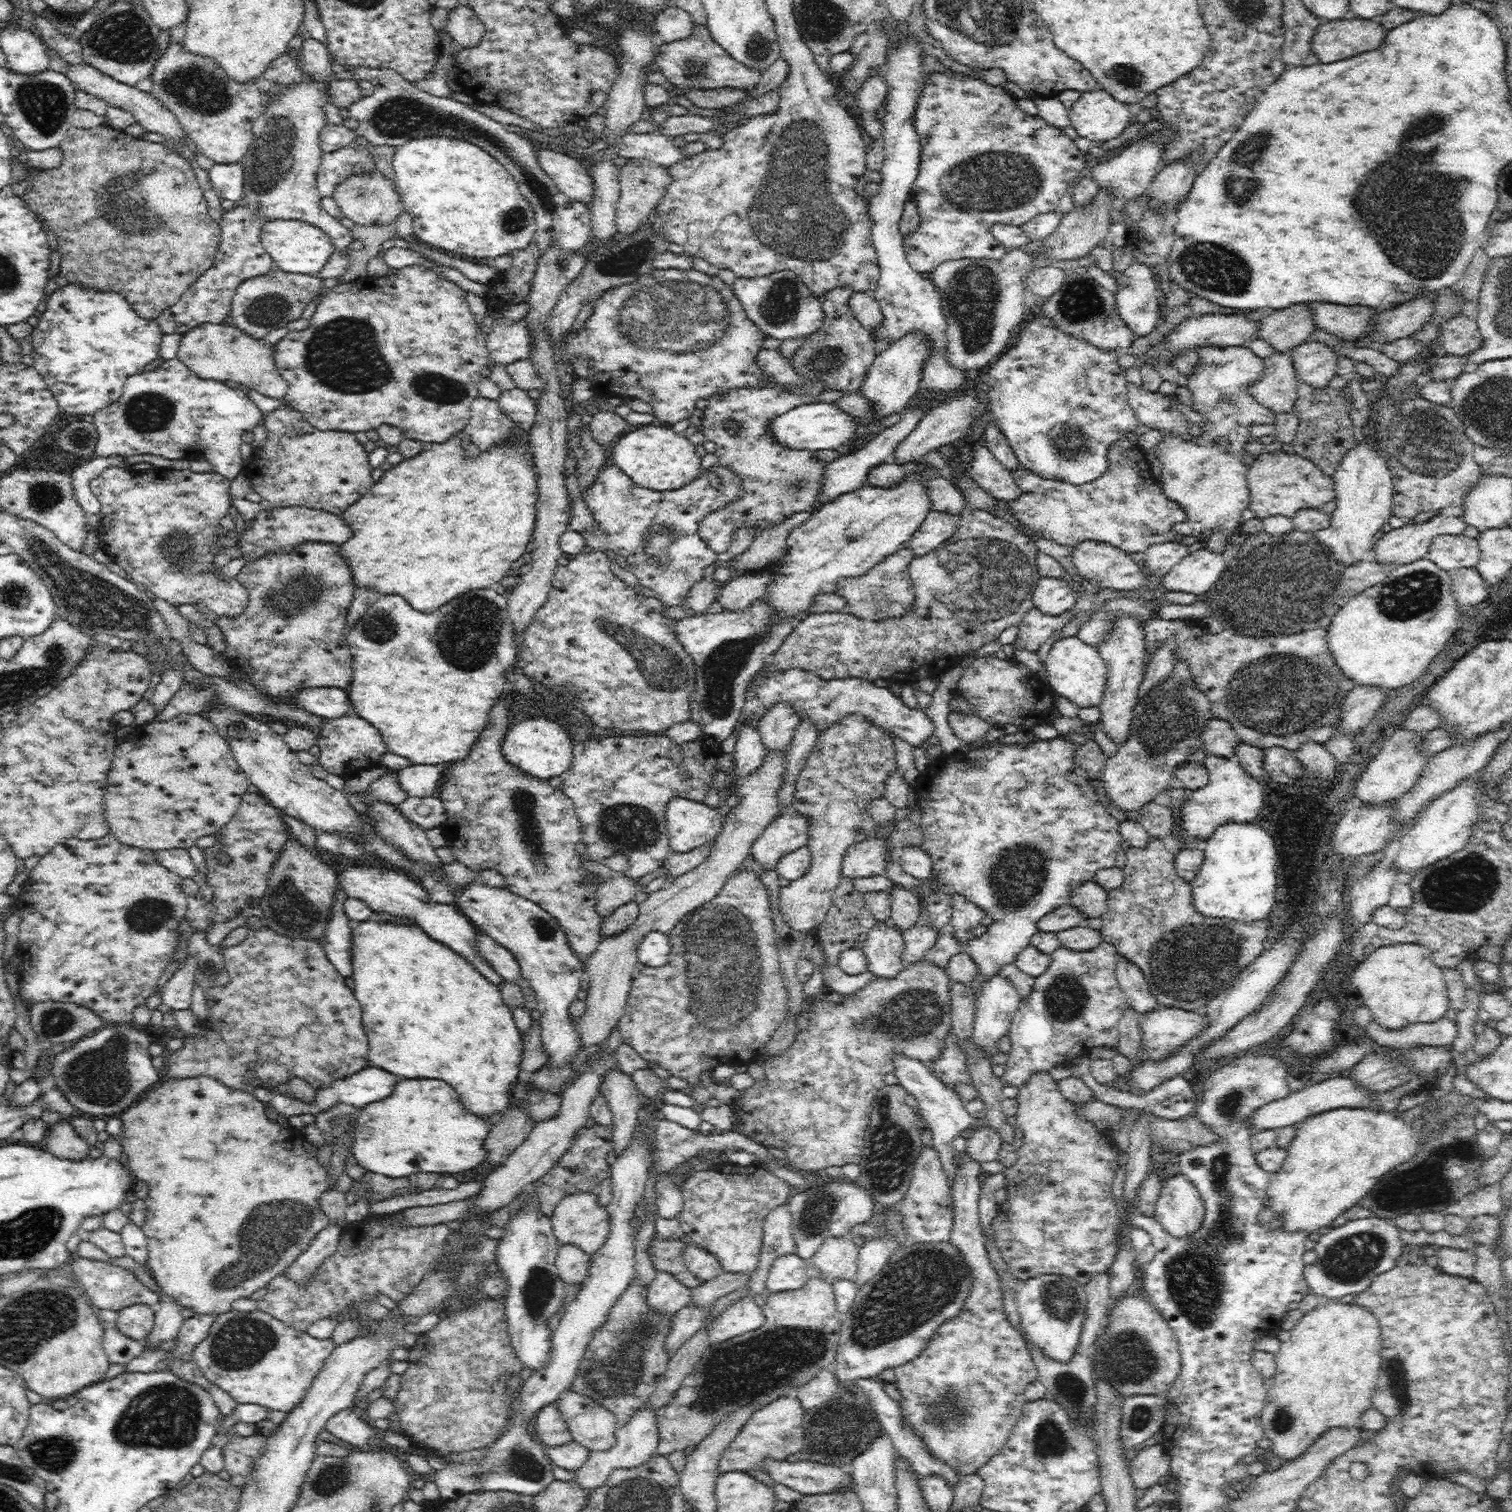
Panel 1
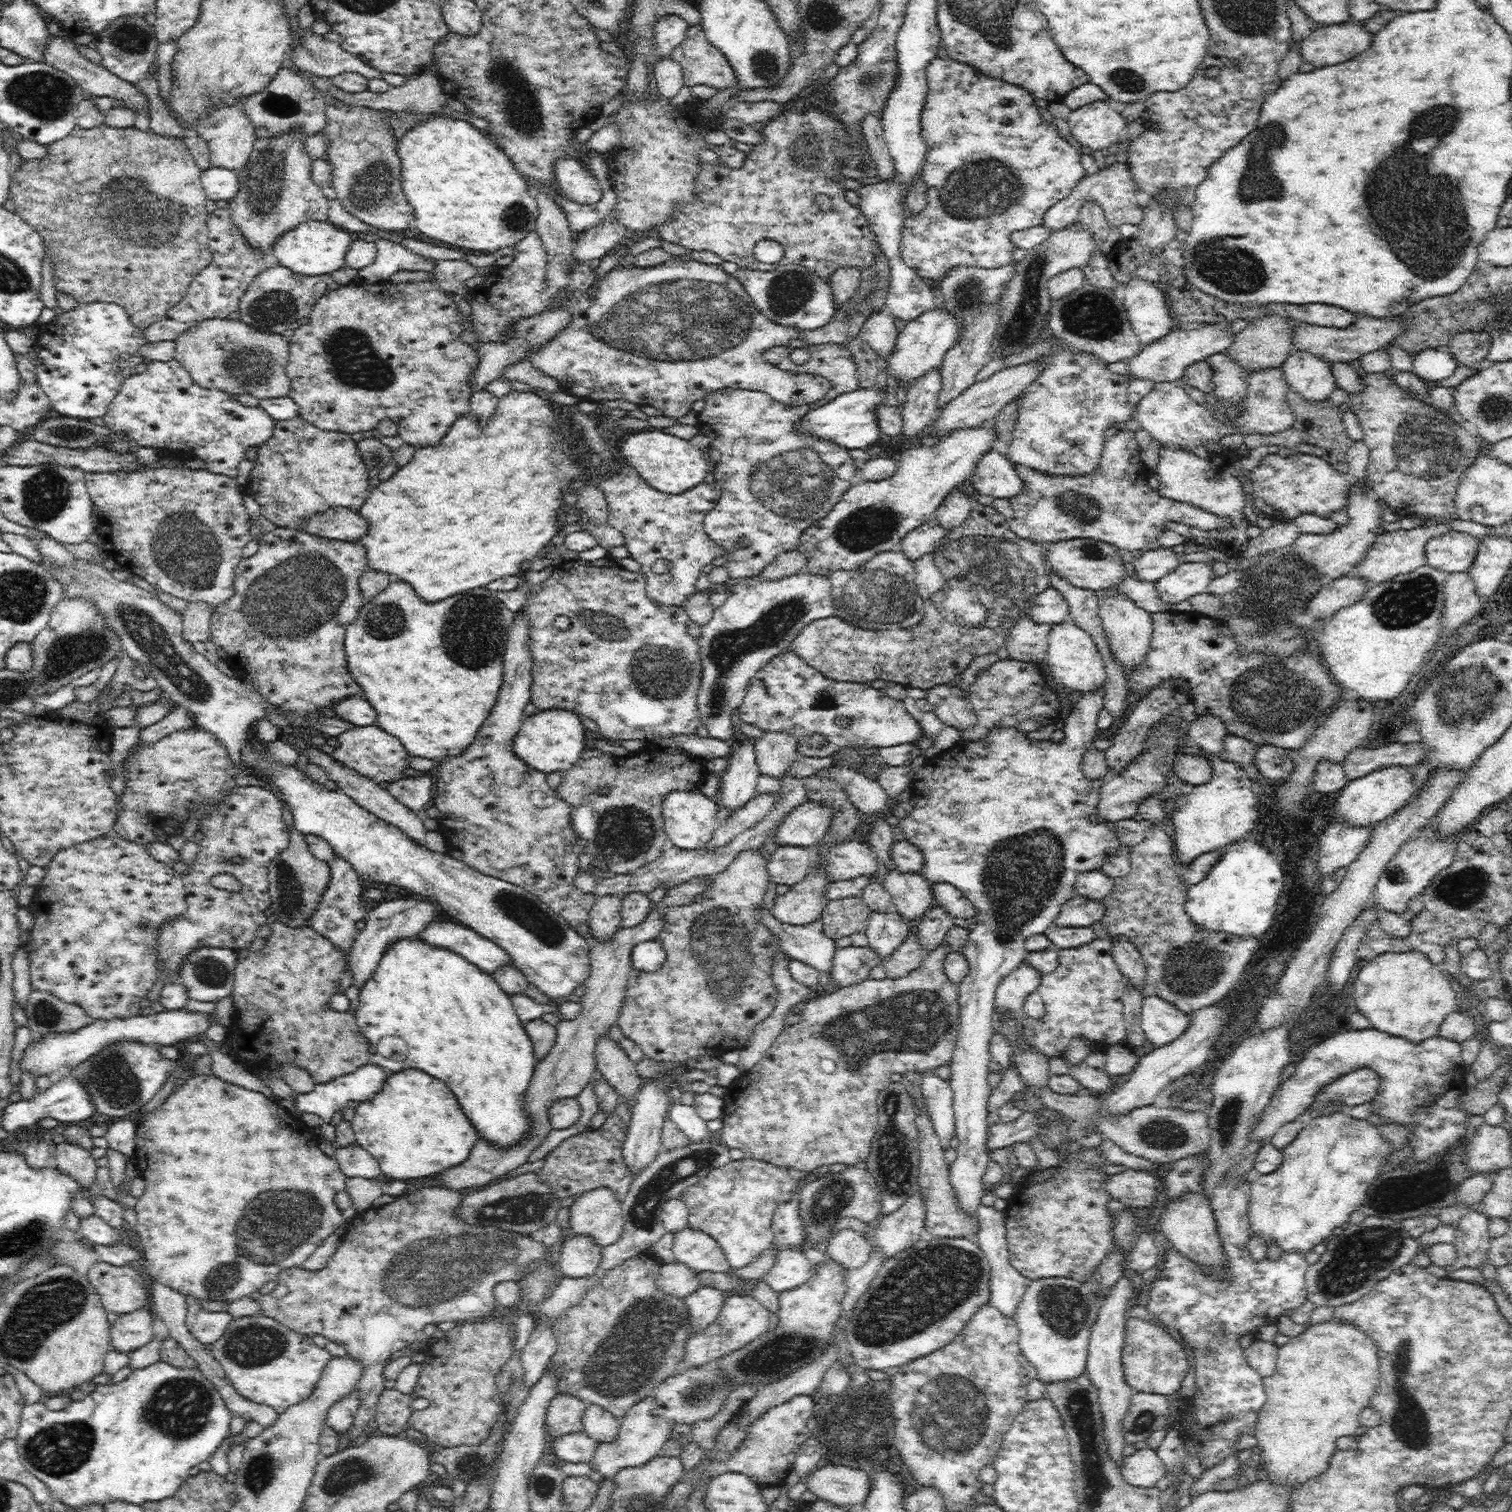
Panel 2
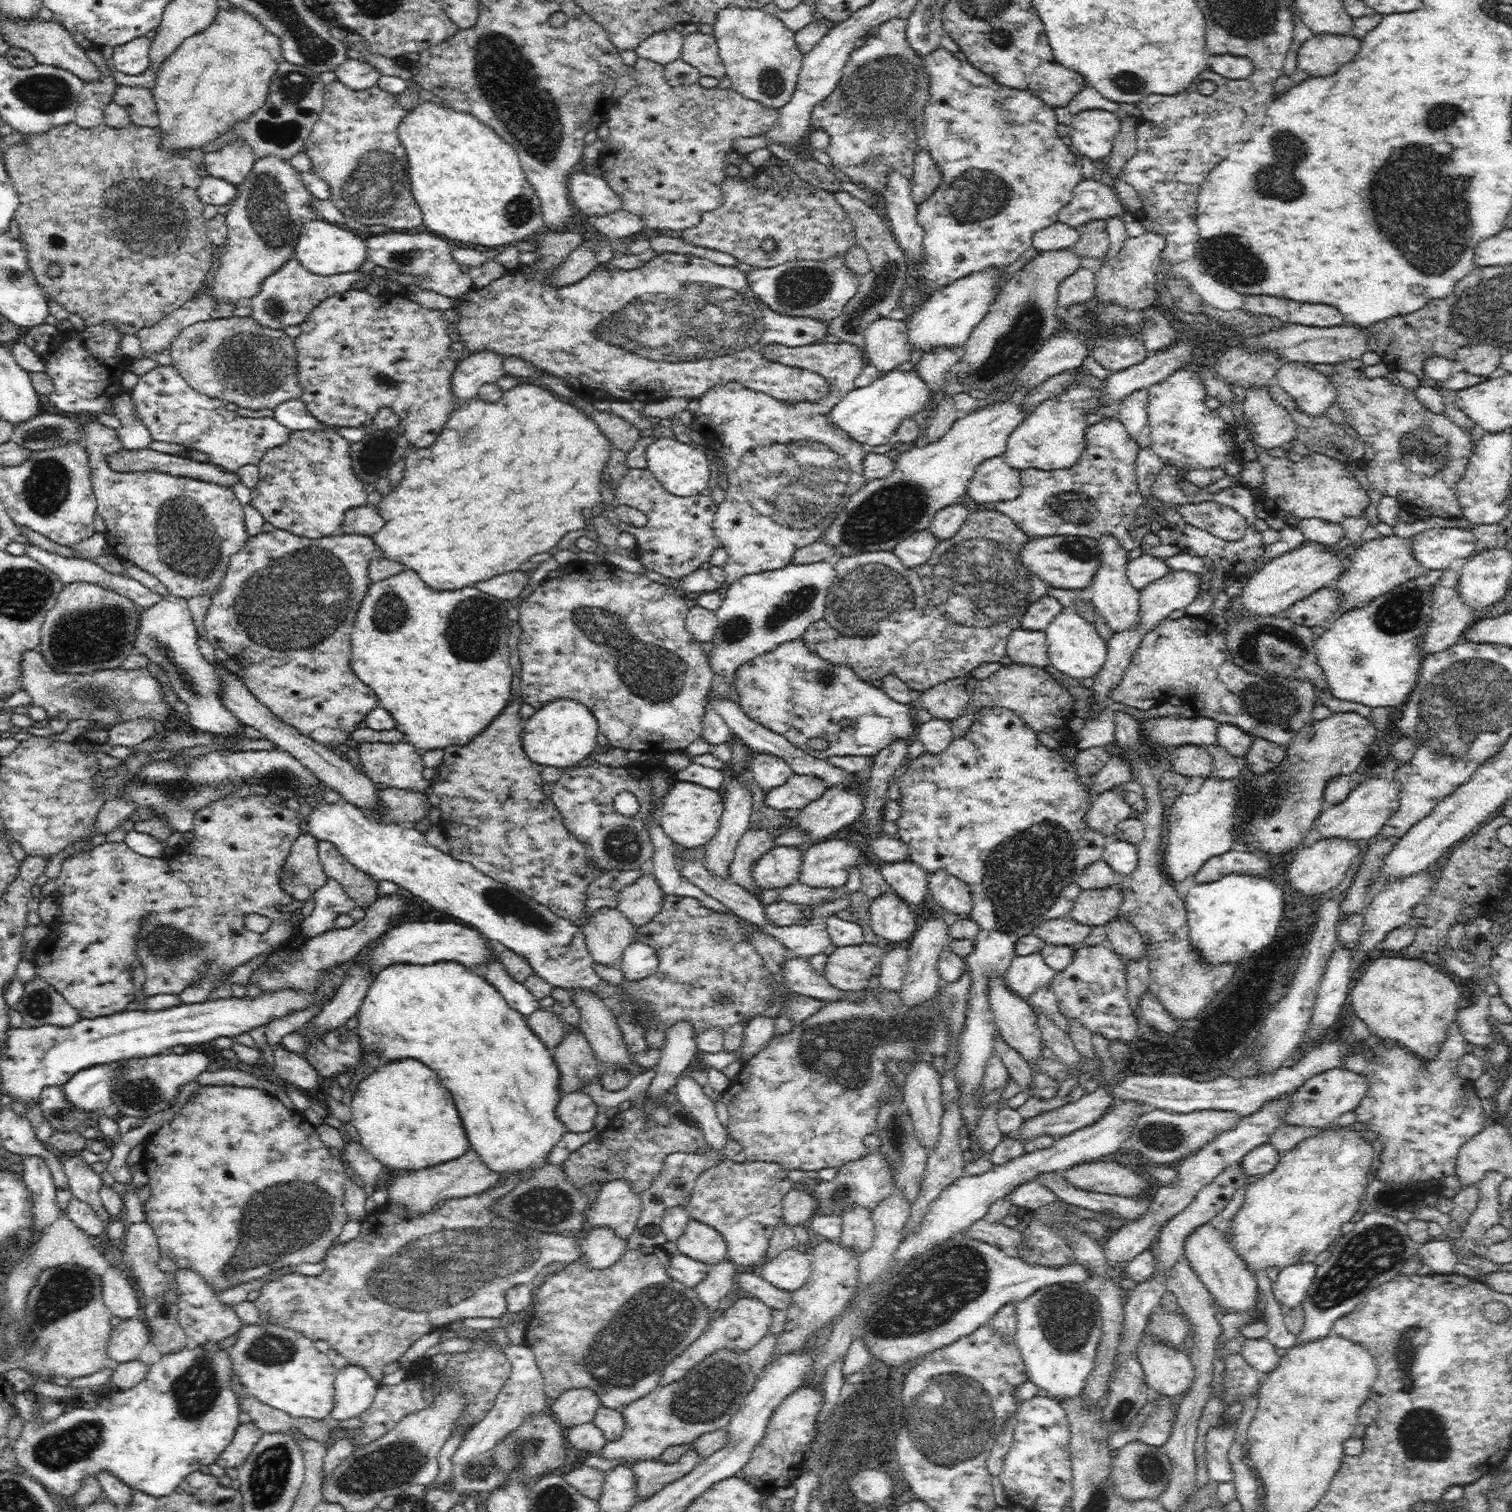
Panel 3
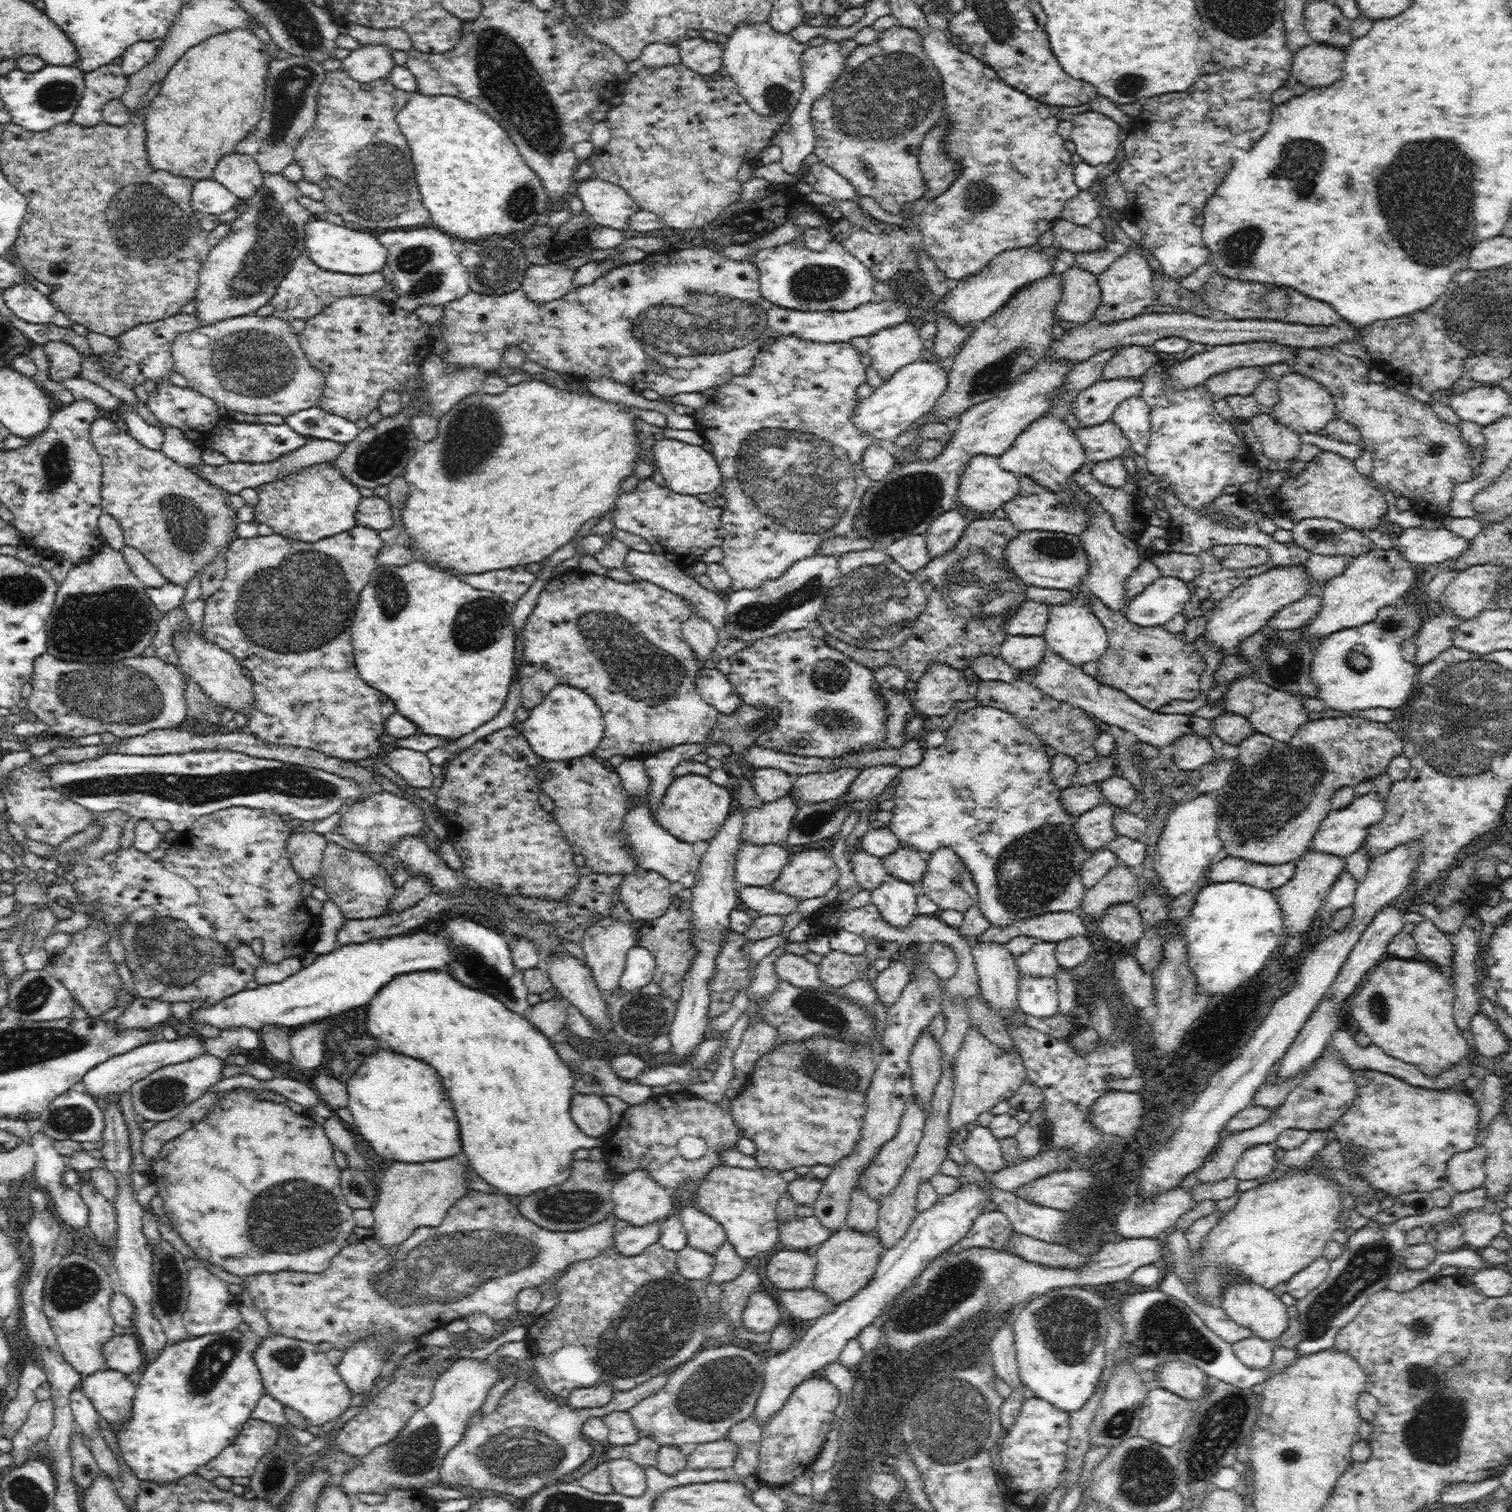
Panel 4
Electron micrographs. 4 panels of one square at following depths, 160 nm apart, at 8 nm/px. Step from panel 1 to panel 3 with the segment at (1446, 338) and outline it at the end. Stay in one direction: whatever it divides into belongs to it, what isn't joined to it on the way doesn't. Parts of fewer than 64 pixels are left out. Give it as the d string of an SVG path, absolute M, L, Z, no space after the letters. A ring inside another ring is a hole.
M1479 341L1477 344L1458 348L1455 364L1465 372L1488 378L1499 367L1501 354L1501 349L1497 349L1486 341Z

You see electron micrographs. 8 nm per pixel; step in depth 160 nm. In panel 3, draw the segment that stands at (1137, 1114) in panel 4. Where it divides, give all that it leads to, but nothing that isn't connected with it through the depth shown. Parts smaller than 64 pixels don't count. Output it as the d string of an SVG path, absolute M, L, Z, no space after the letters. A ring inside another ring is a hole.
M1100 1085L1094 1092L1086 1092L1075 1102L1023 1120L1023 1126L1012 1136L1020 1139L1022 1144L1042 1135L1060 1138L1095 1124L1112 1106L1112 1092Z

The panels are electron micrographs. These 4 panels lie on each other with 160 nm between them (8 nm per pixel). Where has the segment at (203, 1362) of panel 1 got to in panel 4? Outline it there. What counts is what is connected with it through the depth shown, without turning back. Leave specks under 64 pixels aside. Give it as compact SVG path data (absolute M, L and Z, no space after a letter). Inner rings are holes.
M273 1334L272 1337L261 1338L259 1348L254 1352L253 1360L262 1375L265 1394L277 1399L282 1405L294 1409L306 1418L310 1425L322 1426L326 1422L339 1418L352 1403L353 1393L343 1382L337 1366L328 1361L327 1355L316 1344Z

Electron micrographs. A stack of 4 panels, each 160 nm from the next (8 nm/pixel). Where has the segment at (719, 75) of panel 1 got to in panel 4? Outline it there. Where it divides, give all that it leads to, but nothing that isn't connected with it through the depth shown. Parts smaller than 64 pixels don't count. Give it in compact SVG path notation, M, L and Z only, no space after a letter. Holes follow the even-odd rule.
M686 37L681 39L677 47L681 63L700 74L709 74L720 70L723 66L723 48L720 43L704 37Z

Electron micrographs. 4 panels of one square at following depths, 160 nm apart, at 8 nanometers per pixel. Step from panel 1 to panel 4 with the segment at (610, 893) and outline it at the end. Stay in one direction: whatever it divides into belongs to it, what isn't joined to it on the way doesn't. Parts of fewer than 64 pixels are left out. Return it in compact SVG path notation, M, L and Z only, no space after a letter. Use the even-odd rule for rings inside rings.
M608 916L591 925L582 937L580 945L585 954L585 961L593 972L593 978L596 980L598 989L600 989L602 995L607 1000L614 997L616 989L619 988L619 981L625 968L627 952L638 944L636 937L639 935L637 924L614 921L612 917Z

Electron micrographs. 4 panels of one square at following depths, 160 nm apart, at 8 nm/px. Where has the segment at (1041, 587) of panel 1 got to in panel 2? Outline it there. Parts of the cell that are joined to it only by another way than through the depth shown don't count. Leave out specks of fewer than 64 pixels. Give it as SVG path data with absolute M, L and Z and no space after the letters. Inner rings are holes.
M1050 586L1031 601L1029 617L1038 624L1060 624L1069 618L1069 604L1059 590Z

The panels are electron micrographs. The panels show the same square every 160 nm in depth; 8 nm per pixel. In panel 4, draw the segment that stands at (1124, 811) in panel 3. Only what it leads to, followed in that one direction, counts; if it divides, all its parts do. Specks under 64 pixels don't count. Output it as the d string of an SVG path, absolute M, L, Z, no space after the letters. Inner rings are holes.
M1104 802L1075 818L1075 831L1082 847L1090 852L1099 851L1115 840L1113 818L1117 808L1111 802Z

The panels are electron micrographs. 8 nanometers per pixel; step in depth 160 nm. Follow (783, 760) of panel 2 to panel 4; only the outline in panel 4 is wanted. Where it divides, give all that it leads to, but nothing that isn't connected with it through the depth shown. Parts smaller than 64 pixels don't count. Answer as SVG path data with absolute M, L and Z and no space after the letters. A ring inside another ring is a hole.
M757 768L752 781L756 794L764 803L772 802L790 793L793 776L779 768Z

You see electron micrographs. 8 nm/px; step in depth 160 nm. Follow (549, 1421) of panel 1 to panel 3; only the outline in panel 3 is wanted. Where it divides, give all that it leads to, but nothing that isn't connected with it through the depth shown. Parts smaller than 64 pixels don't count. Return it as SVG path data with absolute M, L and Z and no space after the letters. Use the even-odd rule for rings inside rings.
M590 1388L568 1390L556 1401L549 1401L548 1410L564 1428L593 1422L601 1405L599 1397Z

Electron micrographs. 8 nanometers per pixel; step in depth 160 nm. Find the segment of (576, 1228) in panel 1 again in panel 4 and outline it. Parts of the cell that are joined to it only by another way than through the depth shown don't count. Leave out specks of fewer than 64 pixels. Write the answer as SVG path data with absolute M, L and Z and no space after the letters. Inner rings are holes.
M641 1170L626 1173L619 1181L614 1181L610 1195L614 1199L612 1215L634 1227L664 1221L675 1211L668 1190Z

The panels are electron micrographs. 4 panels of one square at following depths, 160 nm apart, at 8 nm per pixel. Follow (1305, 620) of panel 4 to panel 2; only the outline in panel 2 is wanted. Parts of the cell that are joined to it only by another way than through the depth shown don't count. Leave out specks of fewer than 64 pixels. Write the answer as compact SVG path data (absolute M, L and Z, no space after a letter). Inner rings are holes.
M1338 576L1324 584L1310 599L1306 614L1312 614L1316 620L1323 622L1340 608L1358 602L1368 588L1369 584L1361 576Z

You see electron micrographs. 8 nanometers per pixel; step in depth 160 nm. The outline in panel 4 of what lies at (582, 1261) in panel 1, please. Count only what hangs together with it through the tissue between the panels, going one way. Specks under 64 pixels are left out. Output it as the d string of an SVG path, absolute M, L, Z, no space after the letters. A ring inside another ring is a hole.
M617 1219L614 1222L614 1242L612 1246L618 1249L618 1253L624 1256L636 1256L650 1244L654 1244L660 1238L660 1222L645 1224L641 1227L626 1221Z

